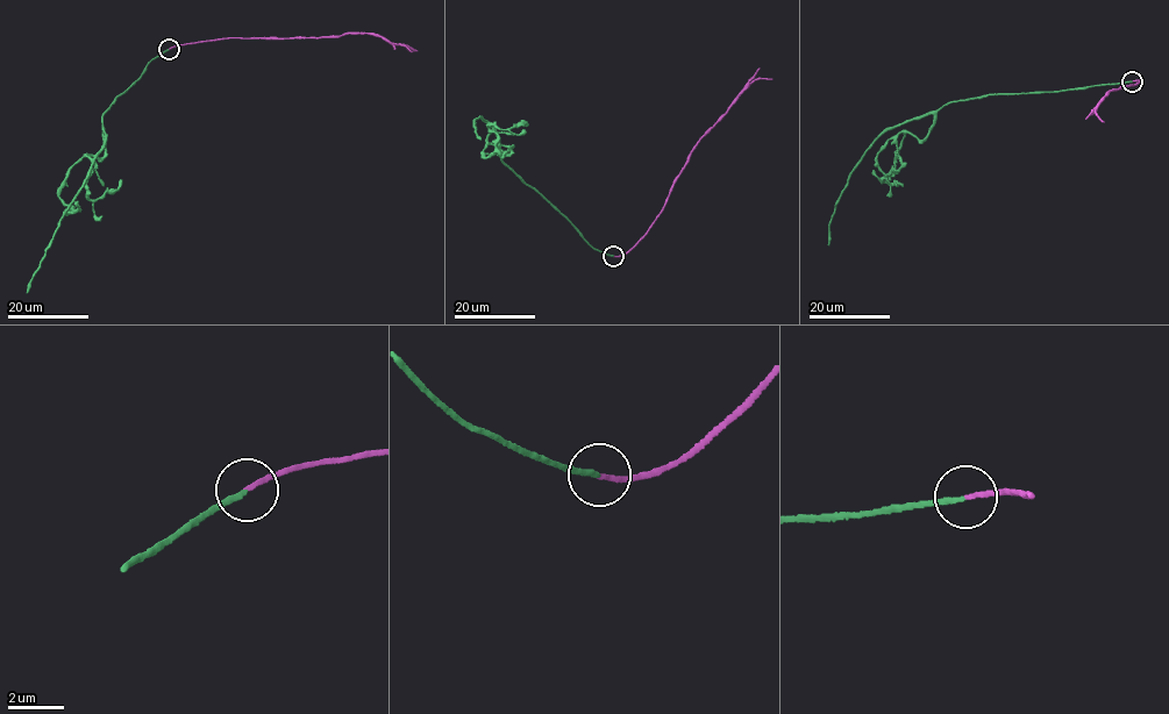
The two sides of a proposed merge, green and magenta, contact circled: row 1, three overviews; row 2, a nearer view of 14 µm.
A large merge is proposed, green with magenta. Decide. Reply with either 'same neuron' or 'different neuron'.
same neuron

